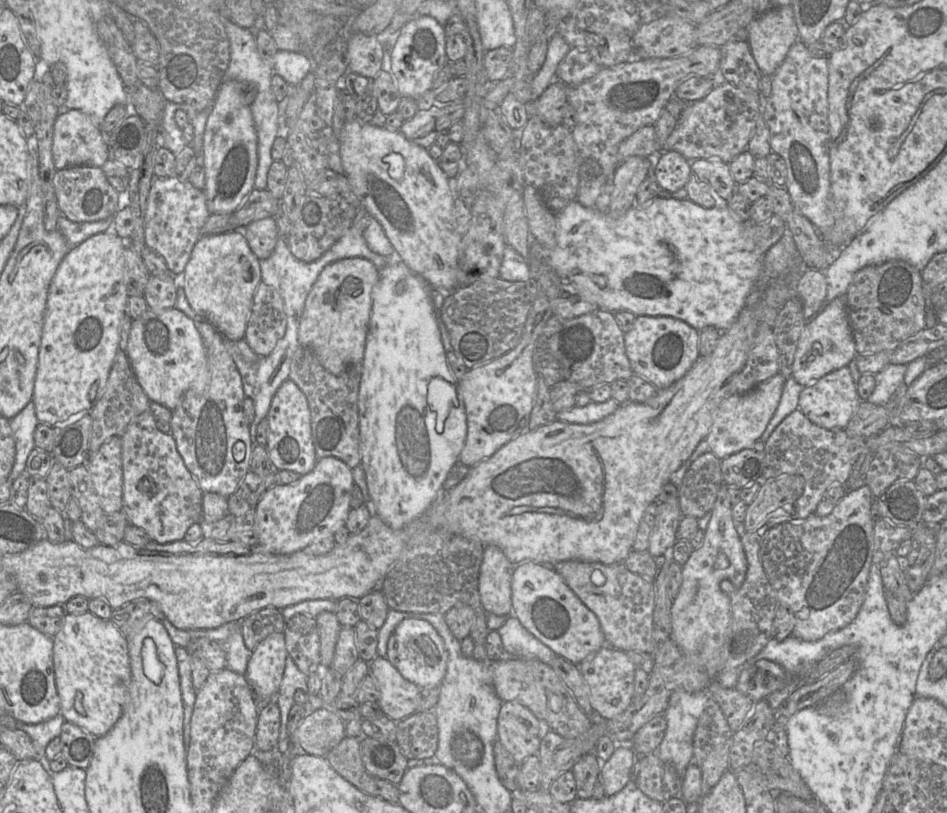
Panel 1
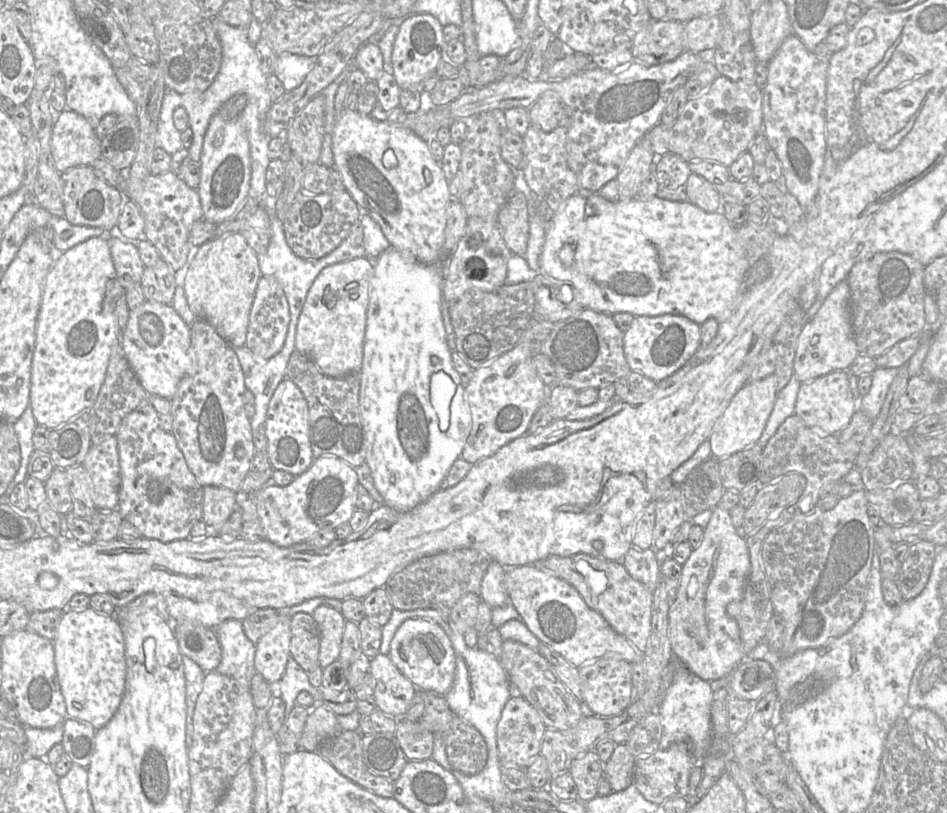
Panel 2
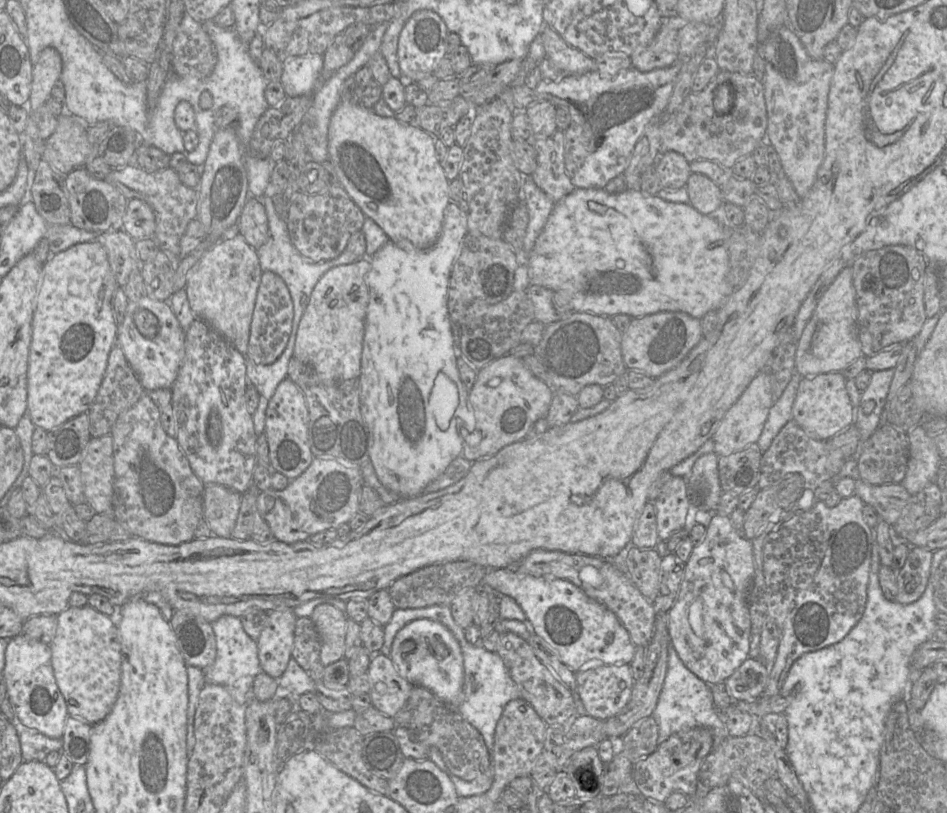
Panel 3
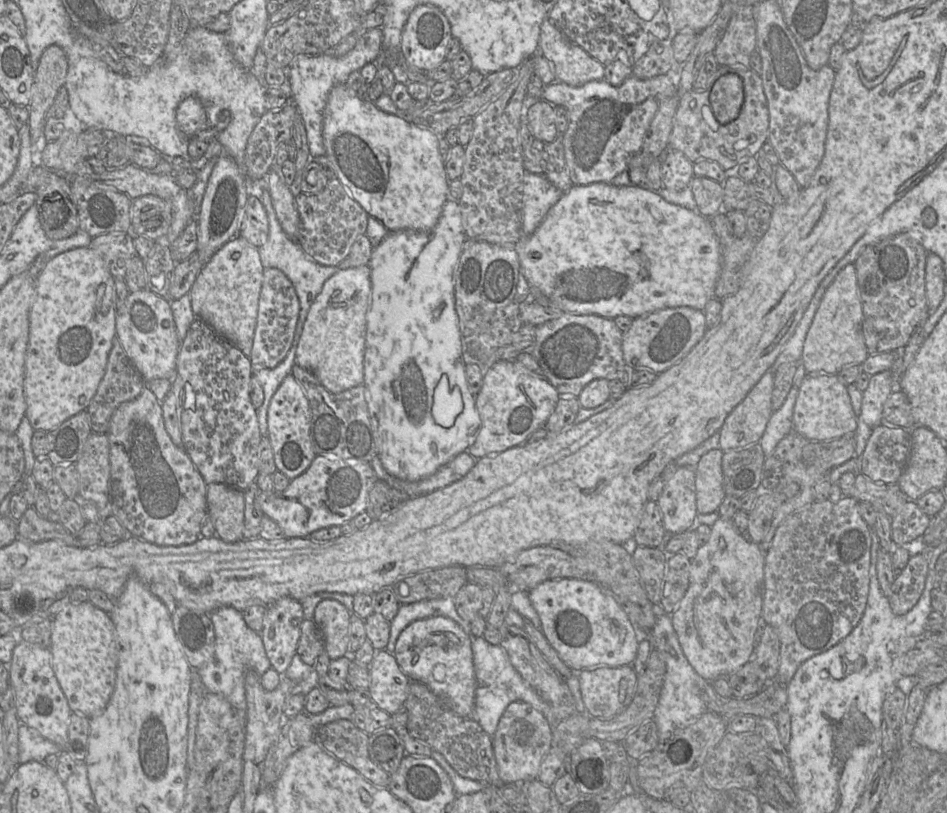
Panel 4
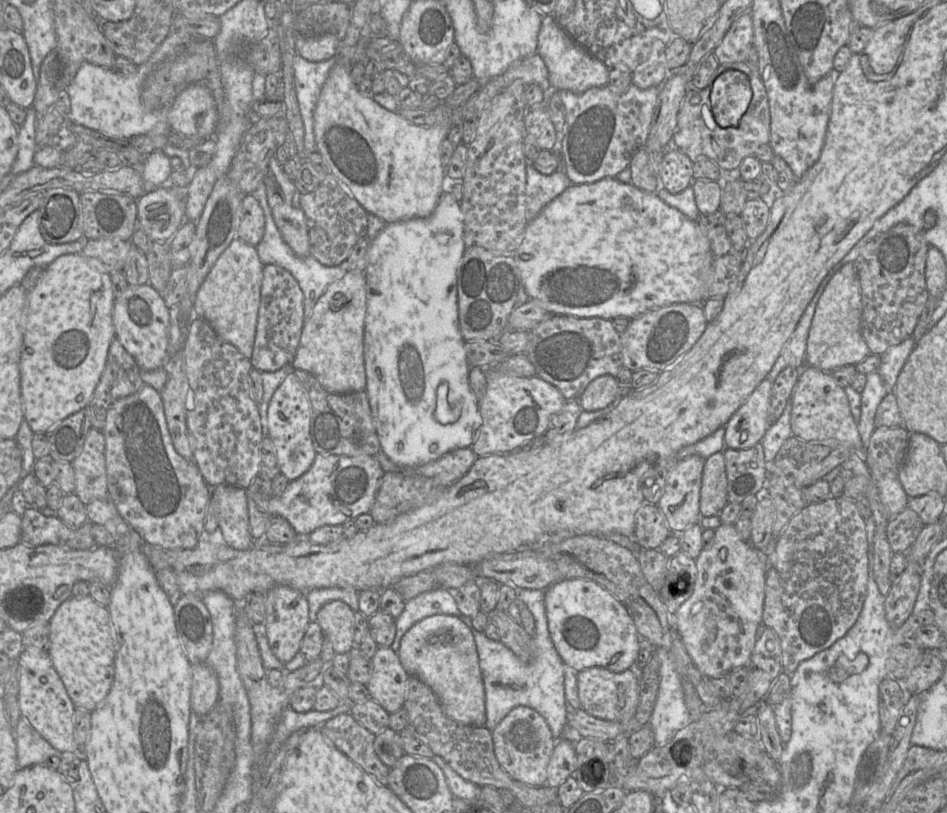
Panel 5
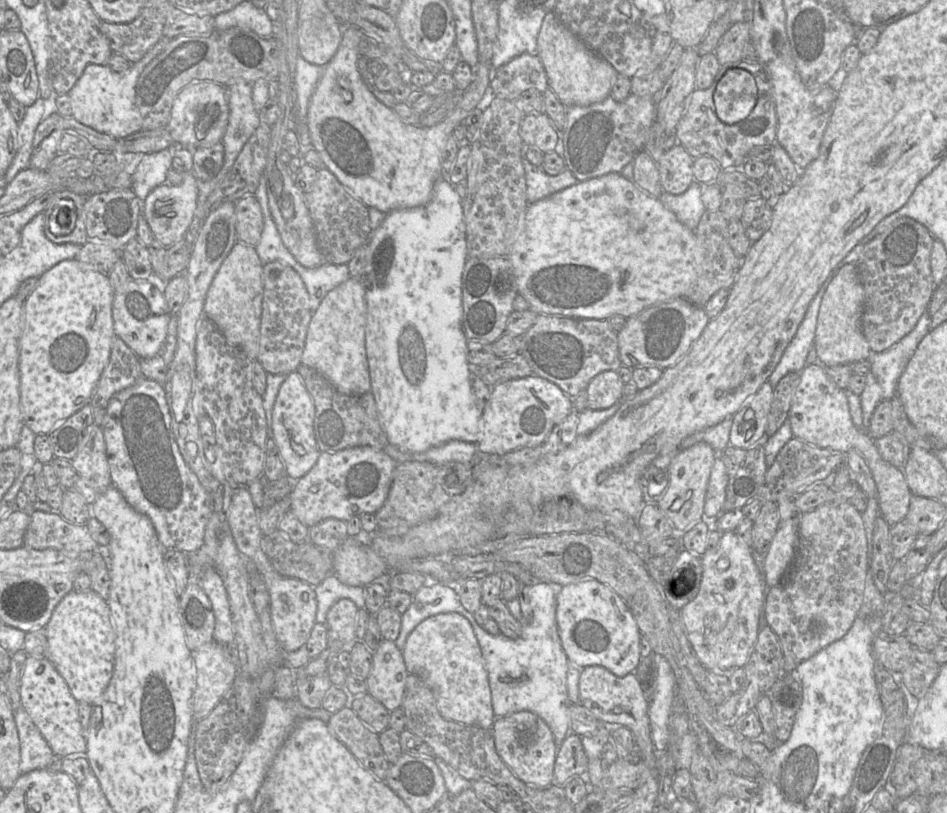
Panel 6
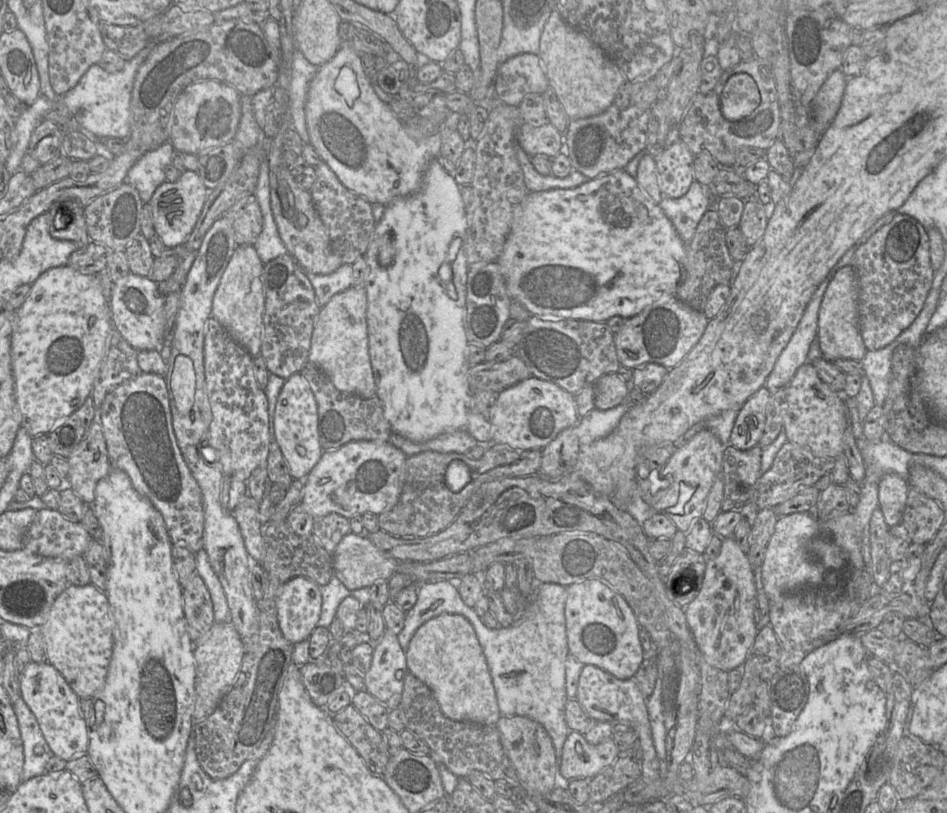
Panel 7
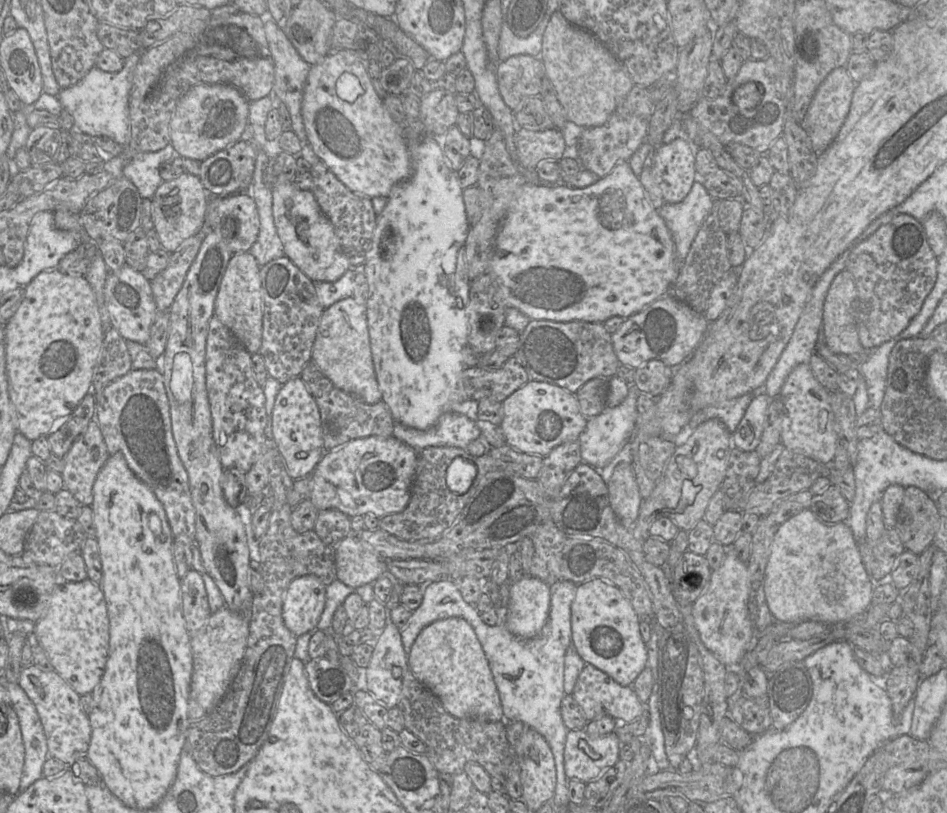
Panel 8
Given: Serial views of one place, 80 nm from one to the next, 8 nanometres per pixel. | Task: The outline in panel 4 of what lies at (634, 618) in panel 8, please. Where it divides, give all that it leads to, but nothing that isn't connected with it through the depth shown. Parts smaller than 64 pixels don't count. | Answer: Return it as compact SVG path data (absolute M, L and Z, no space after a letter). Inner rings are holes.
M561 578L526 591L540 618L541 631L572 671L633 664L640 636L616 598L596 582Z

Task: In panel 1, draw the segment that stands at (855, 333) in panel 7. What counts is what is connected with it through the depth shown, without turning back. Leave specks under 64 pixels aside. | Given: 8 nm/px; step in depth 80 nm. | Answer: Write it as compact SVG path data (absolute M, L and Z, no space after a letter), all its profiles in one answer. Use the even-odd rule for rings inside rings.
M846 295L833 299L814 319L808 319L798 341L792 365L792 377L802 386L817 381L826 374L848 366L857 355L848 318Z

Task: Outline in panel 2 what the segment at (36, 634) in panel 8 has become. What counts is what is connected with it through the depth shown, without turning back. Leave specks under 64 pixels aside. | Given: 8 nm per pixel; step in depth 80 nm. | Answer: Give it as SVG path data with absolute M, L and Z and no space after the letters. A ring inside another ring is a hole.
M90 607L85 610L64 610L54 637L54 662L58 685L66 705L67 718L88 723L100 729L116 713L126 684L126 656L123 626L114 616L103 615Z

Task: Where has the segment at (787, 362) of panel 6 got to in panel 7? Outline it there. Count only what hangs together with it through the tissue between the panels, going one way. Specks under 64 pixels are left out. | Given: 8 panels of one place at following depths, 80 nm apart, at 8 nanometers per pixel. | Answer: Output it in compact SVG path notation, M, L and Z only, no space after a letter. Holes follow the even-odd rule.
M835 265L818 286L790 341L778 357L764 385L771 395L780 388L789 385L798 368L808 362L810 346L817 335L819 310L823 297L839 269L841 267Z

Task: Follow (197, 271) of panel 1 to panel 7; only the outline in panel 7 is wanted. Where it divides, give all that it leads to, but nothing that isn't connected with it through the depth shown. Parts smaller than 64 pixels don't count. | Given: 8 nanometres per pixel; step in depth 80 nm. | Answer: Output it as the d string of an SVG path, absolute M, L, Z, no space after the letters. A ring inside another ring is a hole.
M238 245L220 279L212 301L211 317L218 320L230 337L253 358L260 355L263 339L263 266L253 245Z

